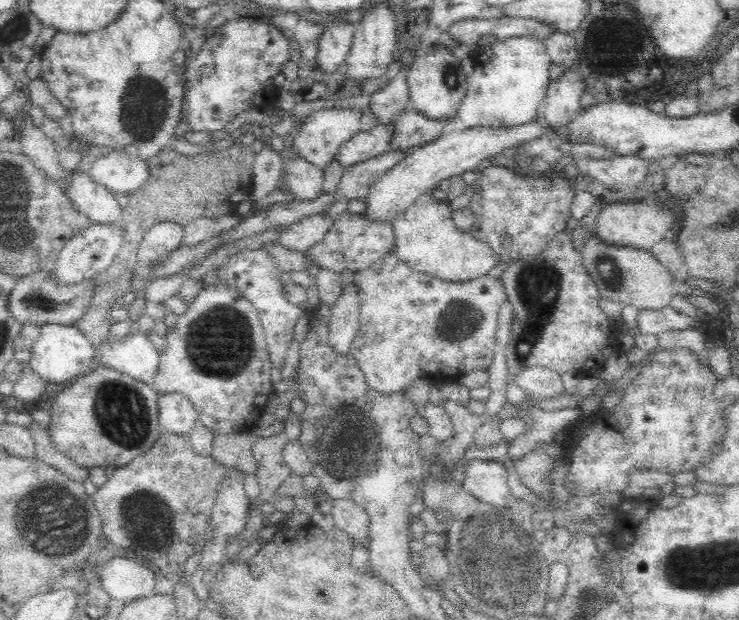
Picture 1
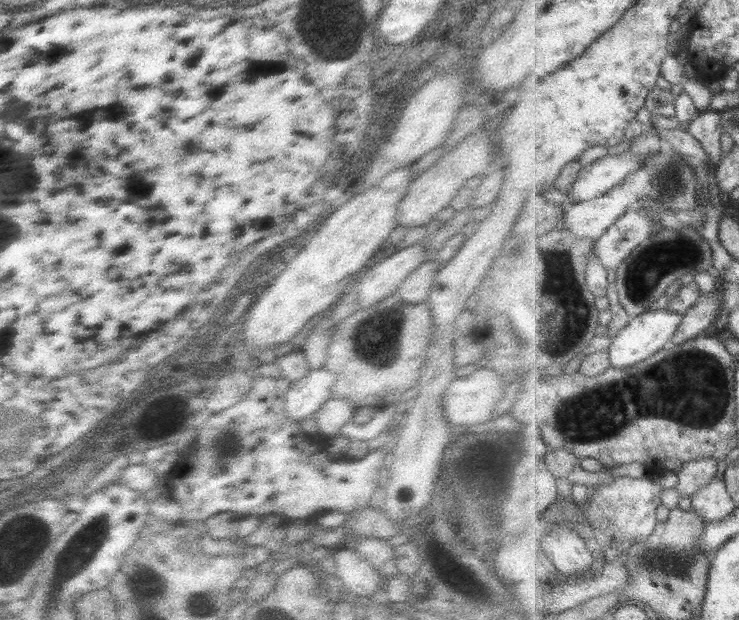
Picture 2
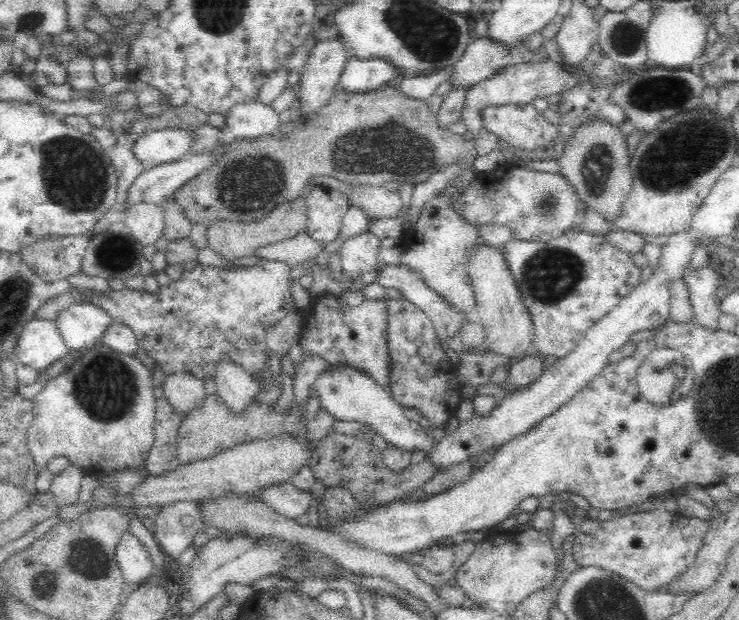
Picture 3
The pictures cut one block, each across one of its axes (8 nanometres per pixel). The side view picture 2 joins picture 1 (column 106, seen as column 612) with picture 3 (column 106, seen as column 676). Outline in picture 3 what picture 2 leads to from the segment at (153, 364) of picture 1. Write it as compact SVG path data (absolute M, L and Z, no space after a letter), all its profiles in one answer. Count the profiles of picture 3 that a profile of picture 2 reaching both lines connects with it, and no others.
M74 304L56 319L66 346L74 355L103 343L114 320L95 304Z

